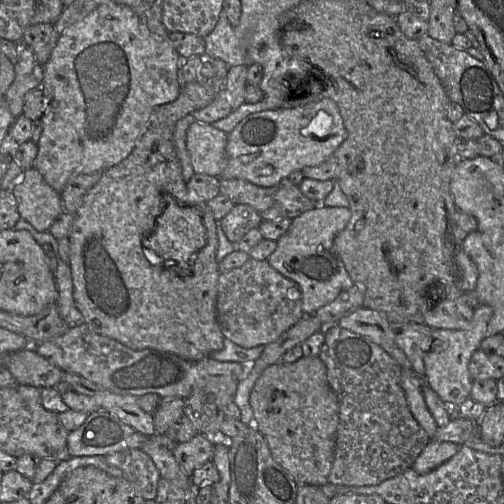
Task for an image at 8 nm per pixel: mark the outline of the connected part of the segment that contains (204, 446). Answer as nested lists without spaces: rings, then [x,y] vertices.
[[[198,433],[187,442],[176,443],[173,454],[185,474],[191,476],[196,468],[212,460],[216,442],[213,436]]]

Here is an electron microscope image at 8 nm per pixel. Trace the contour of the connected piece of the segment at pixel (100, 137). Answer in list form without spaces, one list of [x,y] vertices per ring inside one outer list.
[[[112,2],[100,5],[82,20],[64,29],[50,58],[42,65],[41,87],[45,109],[39,120],[42,132],[33,167],[60,194],[70,177],[102,173],[120,163],[147,131],[152,112],[178,98],[179,70],[183,59],[167,38],[151,33],[125,5]]]

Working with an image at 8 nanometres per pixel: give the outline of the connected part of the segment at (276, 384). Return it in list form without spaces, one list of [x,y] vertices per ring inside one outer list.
[[[304,356],[293,363],[275,363],[263,370],[250,394],[255,428],[263,435],[273,459],[300,484],[321,487],[329,482],[333,465],[339,401],[327,381],[325,364],[313,356]]]

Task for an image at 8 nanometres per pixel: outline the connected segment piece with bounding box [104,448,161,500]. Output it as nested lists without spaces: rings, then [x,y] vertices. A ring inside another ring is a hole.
[[[133,448],[110,453],[104,457],[109,465],[120,469],[124,473],[124,477],[126,477],[136,487],[144,500],[155,500],[161,474],[148,454],[141,449]]]

